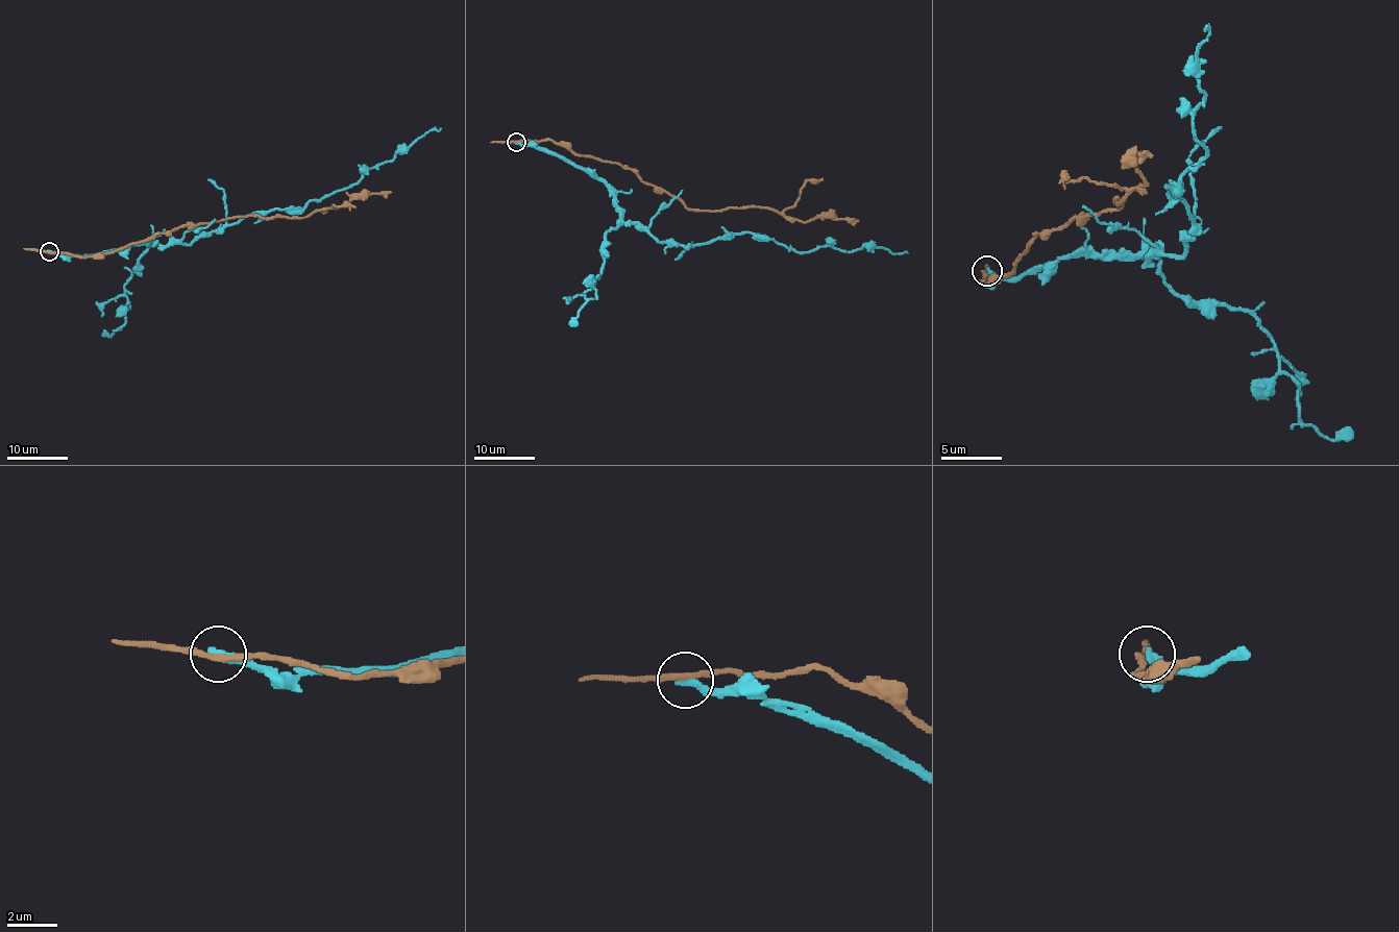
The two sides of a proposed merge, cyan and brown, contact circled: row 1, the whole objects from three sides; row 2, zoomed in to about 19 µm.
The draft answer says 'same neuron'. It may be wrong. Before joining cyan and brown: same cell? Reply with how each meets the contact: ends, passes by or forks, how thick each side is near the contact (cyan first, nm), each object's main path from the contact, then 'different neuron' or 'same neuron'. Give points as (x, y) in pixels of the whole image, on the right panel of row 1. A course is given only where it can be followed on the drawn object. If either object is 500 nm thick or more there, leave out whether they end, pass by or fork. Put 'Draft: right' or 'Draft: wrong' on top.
Draft: wrong
cyan ends there; brown passes by; 340 nm thick on the cyan side, 240 nm on the other; cyan runs (986, 270), (1016, 279), (1056, 258), (1183, 251), (1189, 210), (1166, 185), (1205, 157), (1193, 113), (1208, 24); brown runs (986, 270), (983, 283), (1010, 273), (1041, 234), (1120, 206), (1132, 188), (1144, 185), (1138, 161), (1144, 151); different neuron

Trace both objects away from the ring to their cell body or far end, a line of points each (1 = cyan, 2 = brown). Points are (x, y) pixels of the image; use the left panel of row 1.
1: (49, 251), (98, 255), (141, 243), (191, 242), (250, 215), (300, 209), (348, 189), (372, 167), (441, 127)
2: (49, 251), (98, 258), (175, 228), (241, 216), (303, 218), (317, 210), (342, 206), (357, 196), (391, 192)

